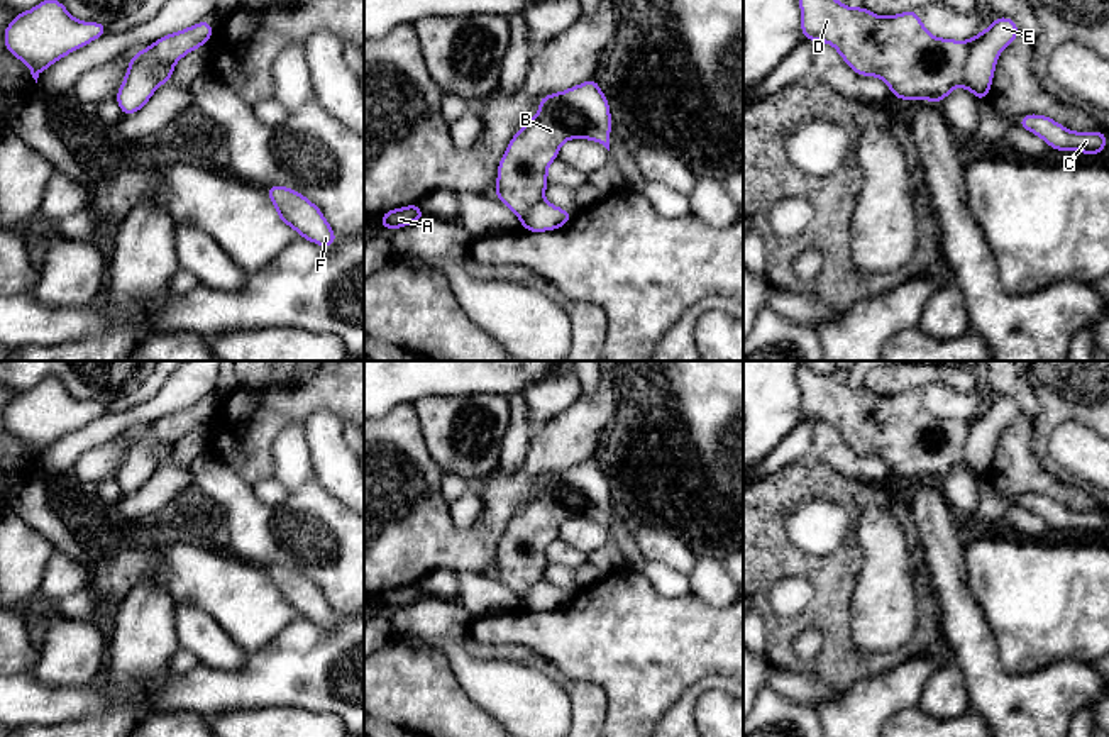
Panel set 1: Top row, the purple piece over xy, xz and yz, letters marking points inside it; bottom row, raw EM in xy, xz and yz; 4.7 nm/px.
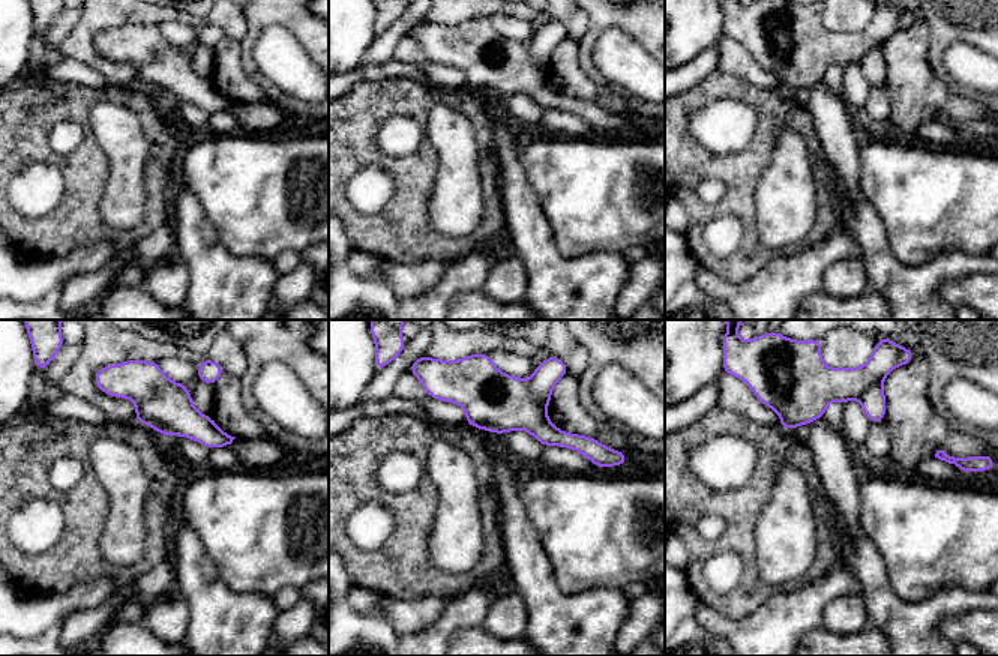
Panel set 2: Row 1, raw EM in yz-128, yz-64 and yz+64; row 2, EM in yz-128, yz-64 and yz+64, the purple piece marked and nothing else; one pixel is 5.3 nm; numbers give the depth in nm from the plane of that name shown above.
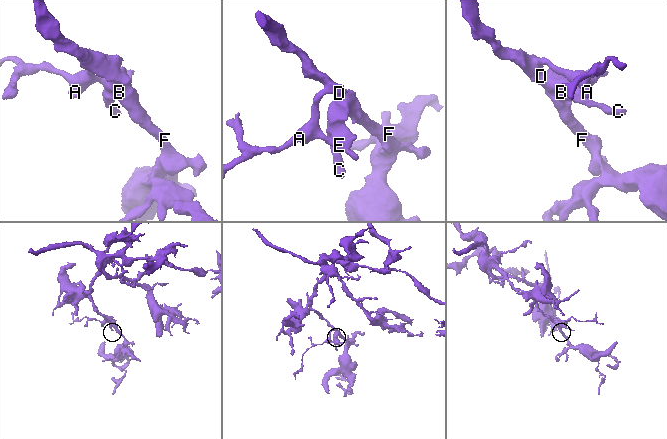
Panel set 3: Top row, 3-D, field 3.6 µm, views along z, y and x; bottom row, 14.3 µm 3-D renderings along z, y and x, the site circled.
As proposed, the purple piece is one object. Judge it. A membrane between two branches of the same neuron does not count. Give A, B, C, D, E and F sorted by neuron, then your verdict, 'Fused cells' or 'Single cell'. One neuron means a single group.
Groups: A E / B C D F. Fused cells

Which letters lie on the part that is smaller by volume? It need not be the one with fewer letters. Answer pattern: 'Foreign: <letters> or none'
Foreign: A, E

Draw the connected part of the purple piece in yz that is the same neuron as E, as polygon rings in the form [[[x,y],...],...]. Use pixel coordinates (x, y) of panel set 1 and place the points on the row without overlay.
[[[994,396],[979,417],[965,444],[965,459],[972,473],[989,474],[999,432],[1016,420],[1019,407],[1011,396]]]

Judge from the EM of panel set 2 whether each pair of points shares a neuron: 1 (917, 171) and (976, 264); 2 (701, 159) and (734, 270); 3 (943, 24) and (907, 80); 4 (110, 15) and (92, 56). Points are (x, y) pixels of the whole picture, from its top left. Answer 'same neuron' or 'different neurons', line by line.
1: different neurons
2: same neuron
3: different neurons
4: same neuron

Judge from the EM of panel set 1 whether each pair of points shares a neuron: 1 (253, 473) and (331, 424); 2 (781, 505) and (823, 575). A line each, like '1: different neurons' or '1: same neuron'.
1: different neurons
2: same neuron

